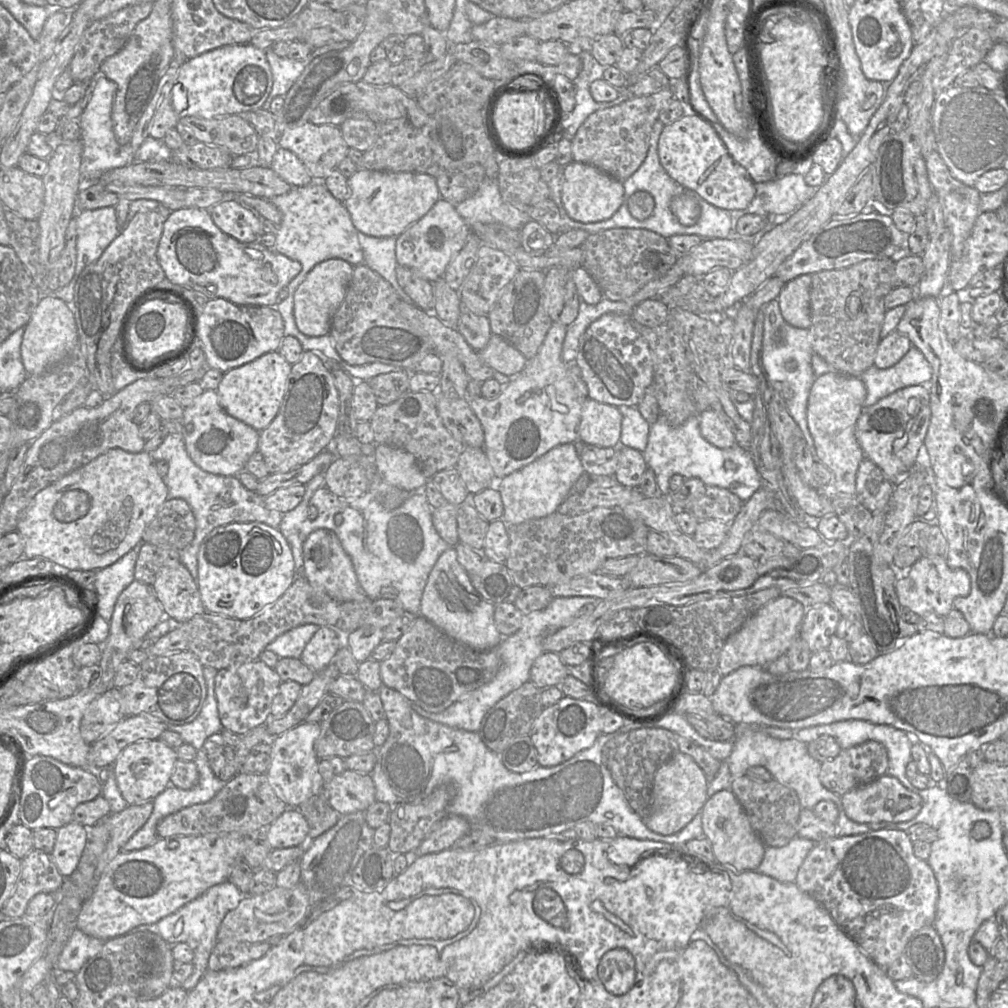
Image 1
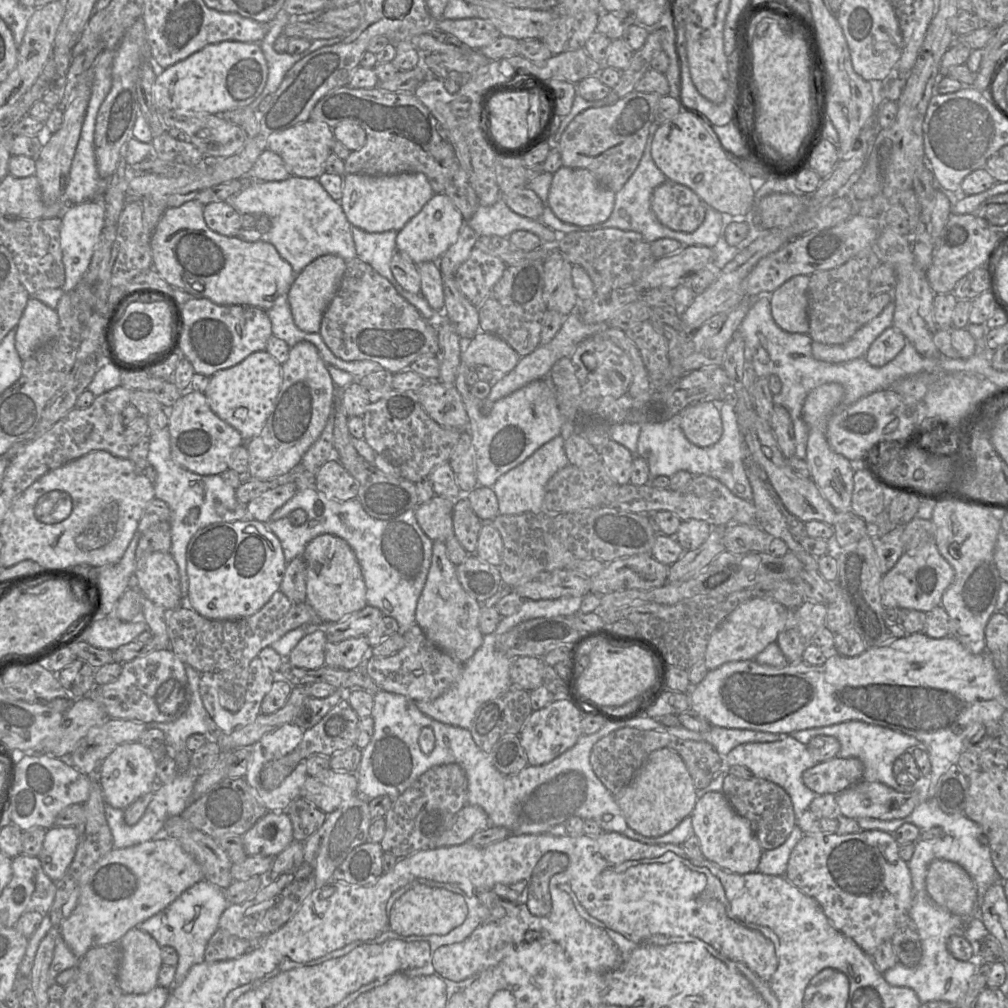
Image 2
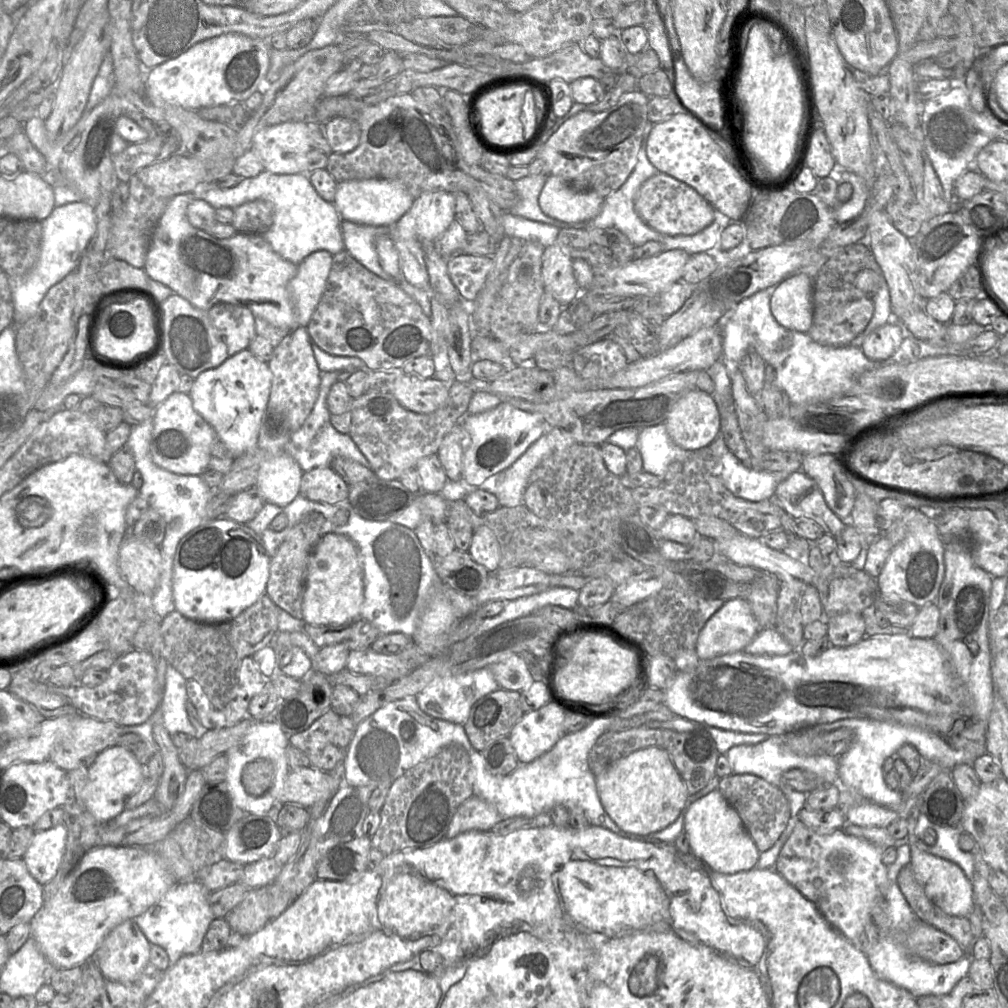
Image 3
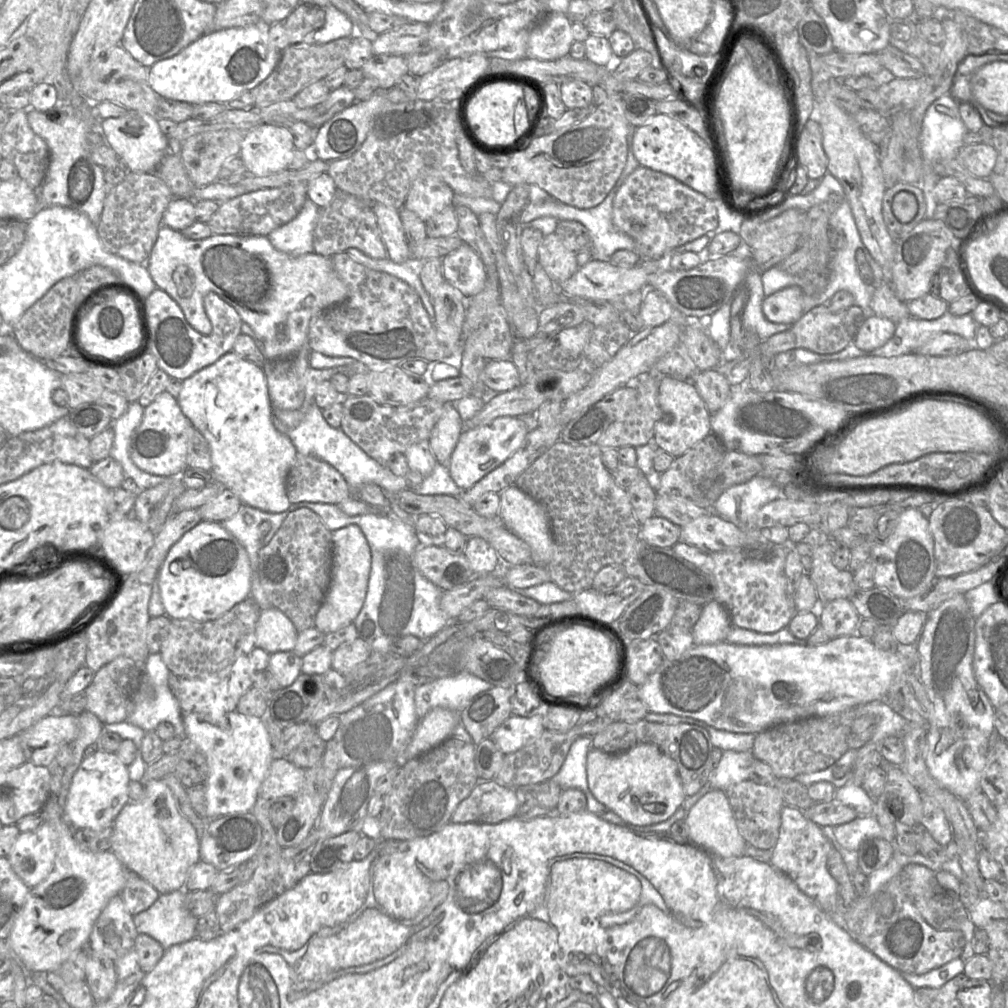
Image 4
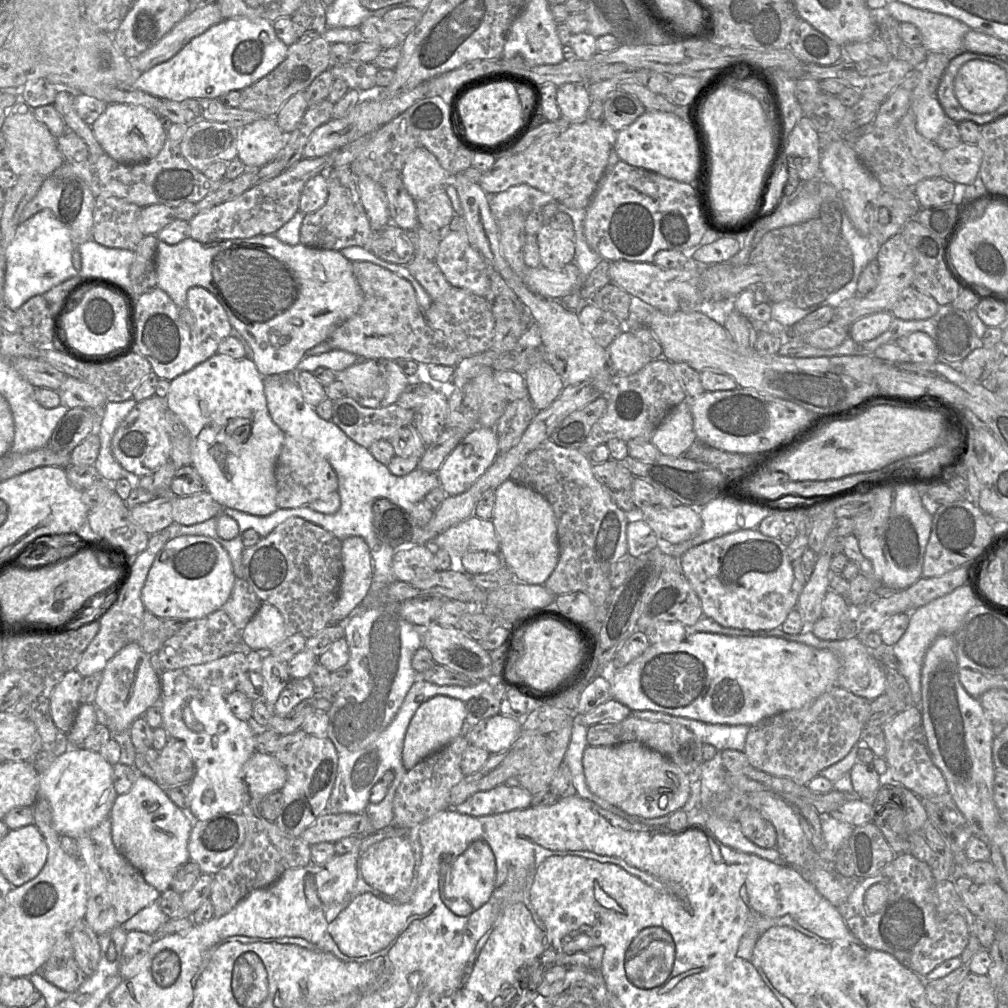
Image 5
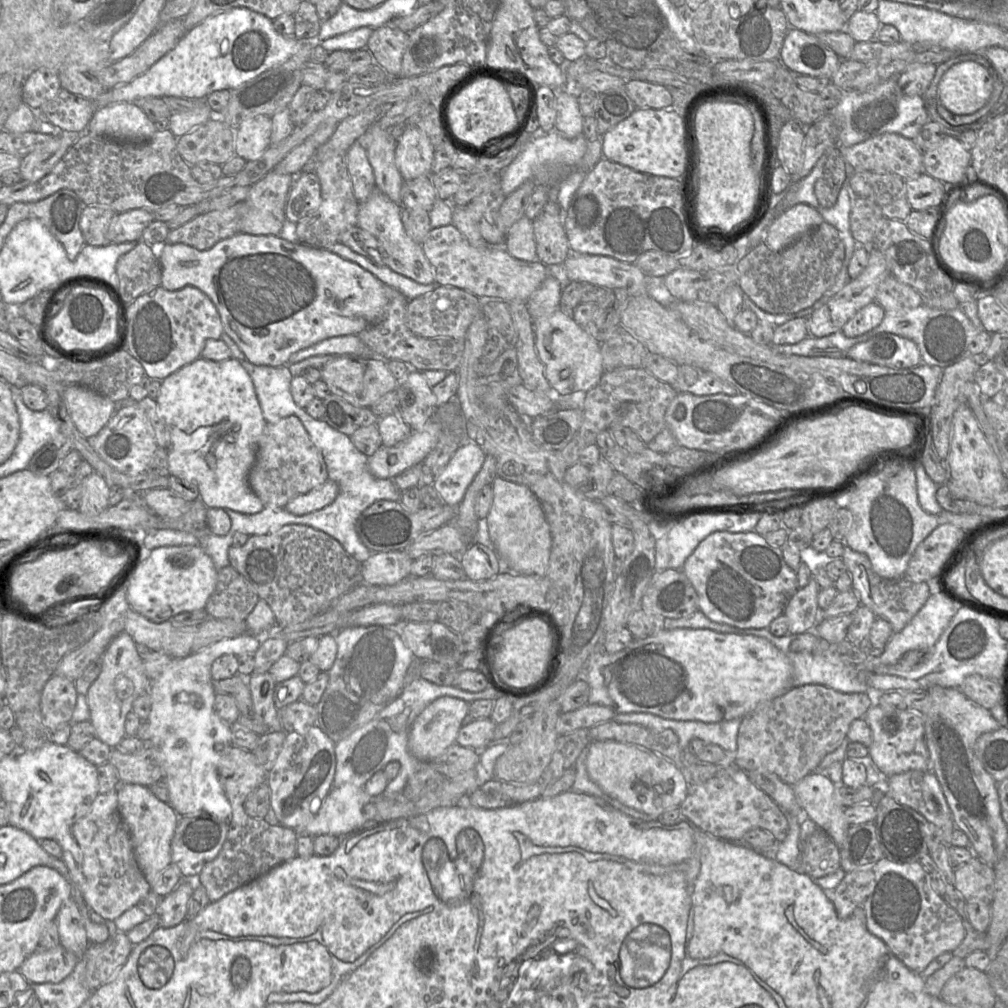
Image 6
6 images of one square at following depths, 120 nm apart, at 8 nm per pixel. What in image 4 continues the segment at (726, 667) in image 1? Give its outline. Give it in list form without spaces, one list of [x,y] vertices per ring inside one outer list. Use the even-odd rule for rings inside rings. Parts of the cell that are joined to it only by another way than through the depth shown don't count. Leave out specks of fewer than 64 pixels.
[[[712,601],[703,606],[699,620],[692,629],[695,645],[710,645],[724,642],[732,626],[726,608]]]

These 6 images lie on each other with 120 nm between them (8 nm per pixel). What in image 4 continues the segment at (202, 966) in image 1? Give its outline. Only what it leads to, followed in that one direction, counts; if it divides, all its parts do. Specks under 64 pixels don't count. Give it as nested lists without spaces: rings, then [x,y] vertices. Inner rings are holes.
[[[185,889],[161,894],[151,907],[133,917],[137,932],[154,938],[165,950],[195,938],[198,918],[185,908],[185,894]]]

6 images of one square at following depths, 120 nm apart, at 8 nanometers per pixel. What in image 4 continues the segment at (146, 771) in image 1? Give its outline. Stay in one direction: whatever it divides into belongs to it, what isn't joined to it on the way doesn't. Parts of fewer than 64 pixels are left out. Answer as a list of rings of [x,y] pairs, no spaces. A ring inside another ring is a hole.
[[[97,750],[94,754],[84,757],[73,775],[64,807],[65,818],[69,825],[73,829],[95,831],[112,827],[122,808],[130,802],[129,782],[128,766],[116,753]]]

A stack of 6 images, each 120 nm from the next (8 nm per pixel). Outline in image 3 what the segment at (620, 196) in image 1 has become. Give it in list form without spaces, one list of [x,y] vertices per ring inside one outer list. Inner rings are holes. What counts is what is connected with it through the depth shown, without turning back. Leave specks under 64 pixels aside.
[[[548,175],[538,203],[543,213],[564,223],[584,222],[596,217],[604,197],[596,192],[577,190],[562,178]]]

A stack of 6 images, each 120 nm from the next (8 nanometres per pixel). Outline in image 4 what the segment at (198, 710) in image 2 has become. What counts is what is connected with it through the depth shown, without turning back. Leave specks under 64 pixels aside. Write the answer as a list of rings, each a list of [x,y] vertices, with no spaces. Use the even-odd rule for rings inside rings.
[[[160,652],[149,654],[146,662],[143,664],[143,674],[139,682],[140,695],[134,700],[125,722],[133,724],[145,732],[156,731],[157,726],[161,722],[169,722],[174,727],[176,737],[184,741],[187,737],[183,723],[183,712],[177,698],[169,687],[168,679],[170,673]]]

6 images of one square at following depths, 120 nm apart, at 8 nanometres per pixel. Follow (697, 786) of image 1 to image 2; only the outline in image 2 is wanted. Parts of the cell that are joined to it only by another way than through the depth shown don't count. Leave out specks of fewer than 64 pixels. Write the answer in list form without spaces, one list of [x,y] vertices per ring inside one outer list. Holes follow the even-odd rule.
[[[670,748],[653,751],[632,781],[614,795],[628,826],[646,837],[659,837],[673,830],[691,816],[697,802],[697,789],[688,769]]]

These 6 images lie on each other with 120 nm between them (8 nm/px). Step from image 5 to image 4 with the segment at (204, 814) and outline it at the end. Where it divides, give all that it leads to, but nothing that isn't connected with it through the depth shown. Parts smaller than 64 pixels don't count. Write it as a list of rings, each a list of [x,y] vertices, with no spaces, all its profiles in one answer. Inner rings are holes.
[[[233,710],[220,718],[211,718],[207,714],[183,712],[186,737],[193,742],[205,756],[208,765],[206,785],[206,817],[214,819],[227,815],[250,813],[258,795],[258,789],[264,781],[273,761],[273,747],[269,733],[262,719],[246,716]]]

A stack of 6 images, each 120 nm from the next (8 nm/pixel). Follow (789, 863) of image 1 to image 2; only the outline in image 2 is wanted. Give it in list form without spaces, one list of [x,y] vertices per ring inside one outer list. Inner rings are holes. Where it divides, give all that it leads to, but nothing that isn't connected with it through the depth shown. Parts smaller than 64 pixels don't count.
[[[796,824],[787,840],[782,845],[775,849],[764,850],[762,852],[756,871],[767,875],[784,876],[790,854],[803,835],[804,832]]]

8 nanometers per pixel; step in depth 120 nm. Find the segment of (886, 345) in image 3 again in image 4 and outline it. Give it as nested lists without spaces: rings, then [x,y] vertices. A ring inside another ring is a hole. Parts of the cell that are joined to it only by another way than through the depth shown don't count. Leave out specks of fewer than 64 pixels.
[[[882,316],[865,318],[854,343],[861,350],[871,351],[883,346],[895,333],[896,323]]]

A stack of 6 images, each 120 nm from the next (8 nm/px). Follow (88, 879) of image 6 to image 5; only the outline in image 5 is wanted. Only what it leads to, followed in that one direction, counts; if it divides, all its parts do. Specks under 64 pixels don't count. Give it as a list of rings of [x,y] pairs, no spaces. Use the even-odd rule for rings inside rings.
[[[110,816],[95,826],[89,836],[94,847],[95,860],[107,880],[107,890],[116,912],[117,923],[121,926],[140,910],[155,902],[160,893],[147,884],[141,873],[116,849],[112,840]]]

